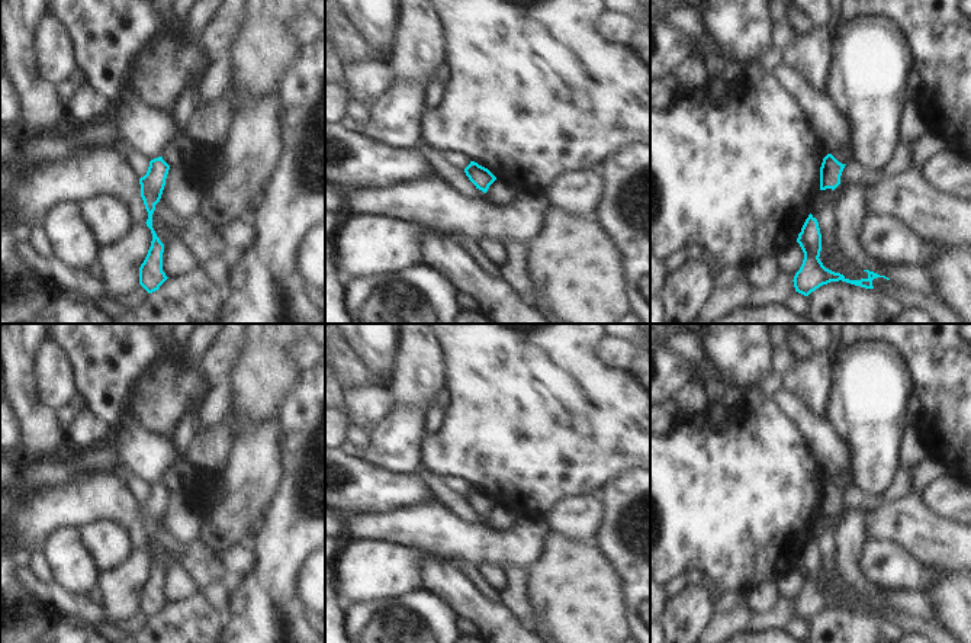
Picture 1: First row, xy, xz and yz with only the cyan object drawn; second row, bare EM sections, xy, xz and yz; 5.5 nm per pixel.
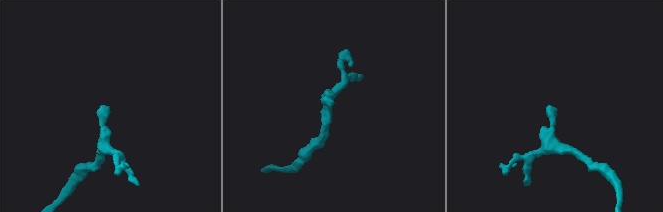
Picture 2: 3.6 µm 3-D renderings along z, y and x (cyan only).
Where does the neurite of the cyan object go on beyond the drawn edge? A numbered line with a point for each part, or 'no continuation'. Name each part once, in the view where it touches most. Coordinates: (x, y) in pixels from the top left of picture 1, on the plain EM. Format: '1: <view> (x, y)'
no continuation

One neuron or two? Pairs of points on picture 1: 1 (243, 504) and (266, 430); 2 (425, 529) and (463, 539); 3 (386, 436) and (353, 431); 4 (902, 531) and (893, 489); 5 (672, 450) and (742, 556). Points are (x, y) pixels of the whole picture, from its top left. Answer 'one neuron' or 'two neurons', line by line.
1: one neuron
2: one neuron
3: two neurons
4: two neurons
5: one neuron

